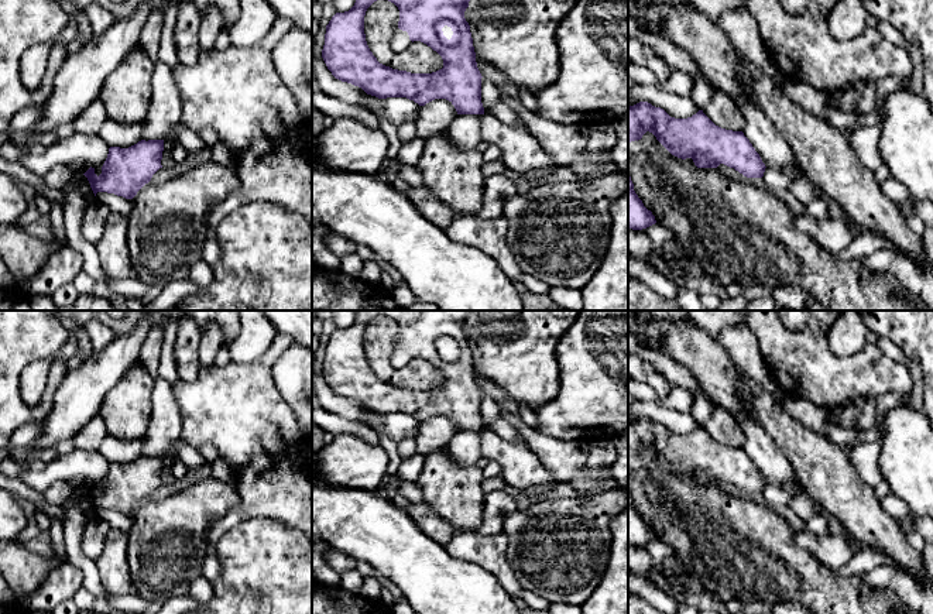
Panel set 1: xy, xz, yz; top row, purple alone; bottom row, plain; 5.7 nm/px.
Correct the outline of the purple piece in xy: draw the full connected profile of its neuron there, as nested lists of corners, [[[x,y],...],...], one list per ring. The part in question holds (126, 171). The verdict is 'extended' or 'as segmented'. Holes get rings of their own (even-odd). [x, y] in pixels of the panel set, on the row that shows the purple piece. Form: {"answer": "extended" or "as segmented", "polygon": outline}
{"answer": "as segmented", "polygon": [[[141,140],[128,148],[110,147],[102,174],[97,176],[90,167],[83,175],[95,196],[97,192],[107,192],[133,199],[162,168],[162,151],[164,140]]]}

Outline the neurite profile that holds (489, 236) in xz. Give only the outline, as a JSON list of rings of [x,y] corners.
[[[457,215],[445,233],[450,240],[471,246],[491,257],[504,274],[517,282],[524,272],[507,243],[508,227],[505,216],[484,220],[473,215]]]

